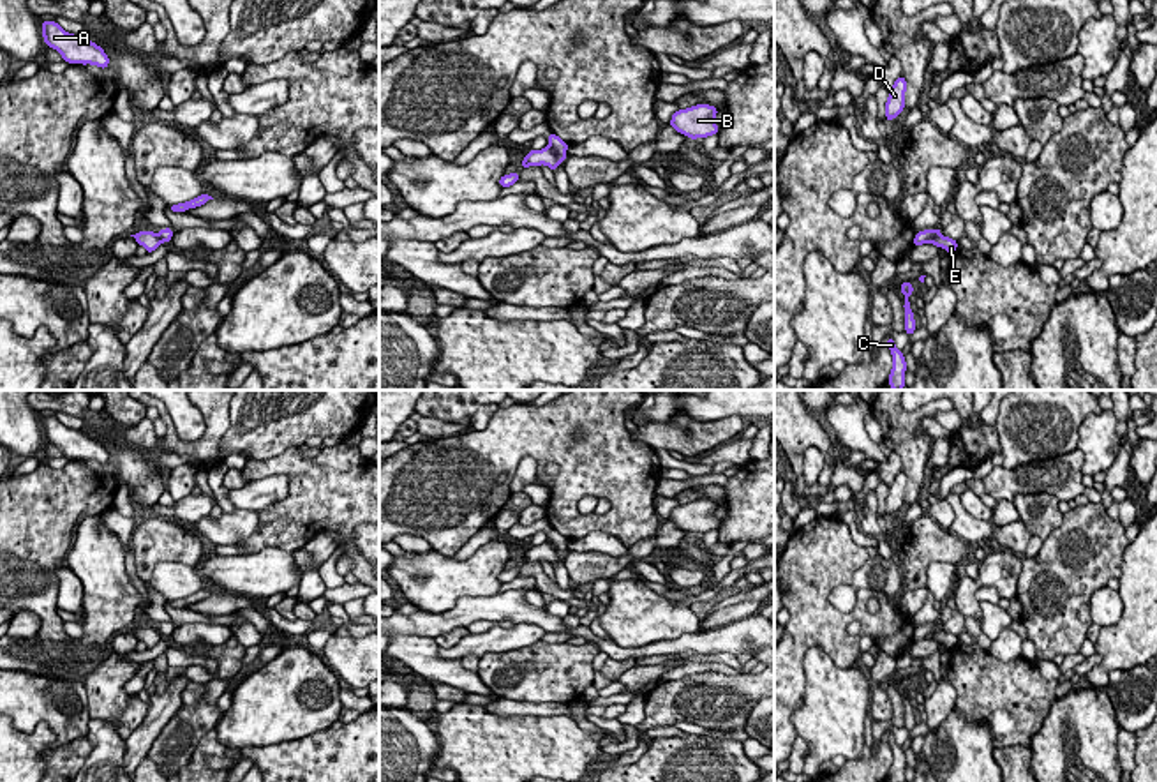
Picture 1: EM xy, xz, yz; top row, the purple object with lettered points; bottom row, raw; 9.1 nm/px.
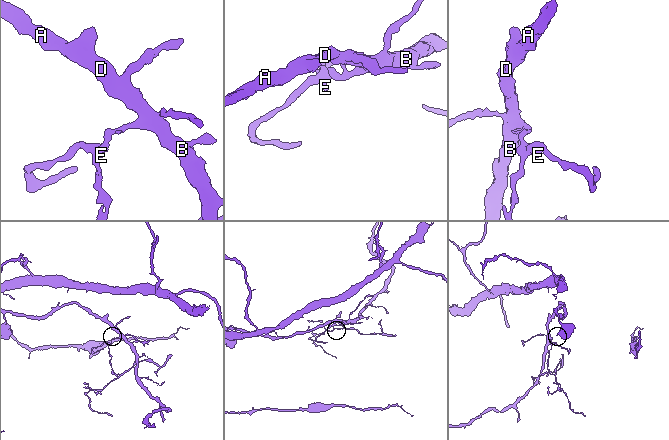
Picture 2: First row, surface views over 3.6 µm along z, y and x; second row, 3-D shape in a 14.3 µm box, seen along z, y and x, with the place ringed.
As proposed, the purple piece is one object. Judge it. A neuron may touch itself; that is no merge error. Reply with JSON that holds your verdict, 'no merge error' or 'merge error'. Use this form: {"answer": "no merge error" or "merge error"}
{"answer": "merge error"}

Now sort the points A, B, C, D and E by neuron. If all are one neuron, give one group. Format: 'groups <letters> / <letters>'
groups A B D / C E

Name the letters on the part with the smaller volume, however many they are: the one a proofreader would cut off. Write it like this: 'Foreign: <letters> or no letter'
Foreign: C, E

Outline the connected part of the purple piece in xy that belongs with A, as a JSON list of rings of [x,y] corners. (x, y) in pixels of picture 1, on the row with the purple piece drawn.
[[[55,19],[42,21],[41,28],[46,46],[56,49],[62,55],[63,62],[81,65],[90,64],[101,69],[106,69],[109,65],[109,56],[101,46],[81,35],[65,32]]]

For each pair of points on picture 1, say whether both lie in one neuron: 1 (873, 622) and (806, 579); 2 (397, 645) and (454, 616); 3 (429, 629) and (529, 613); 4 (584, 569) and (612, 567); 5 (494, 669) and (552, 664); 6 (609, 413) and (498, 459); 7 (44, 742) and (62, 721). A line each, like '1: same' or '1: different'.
1: same
2: different
3: same
4: same
5: same
6: same
7: different

